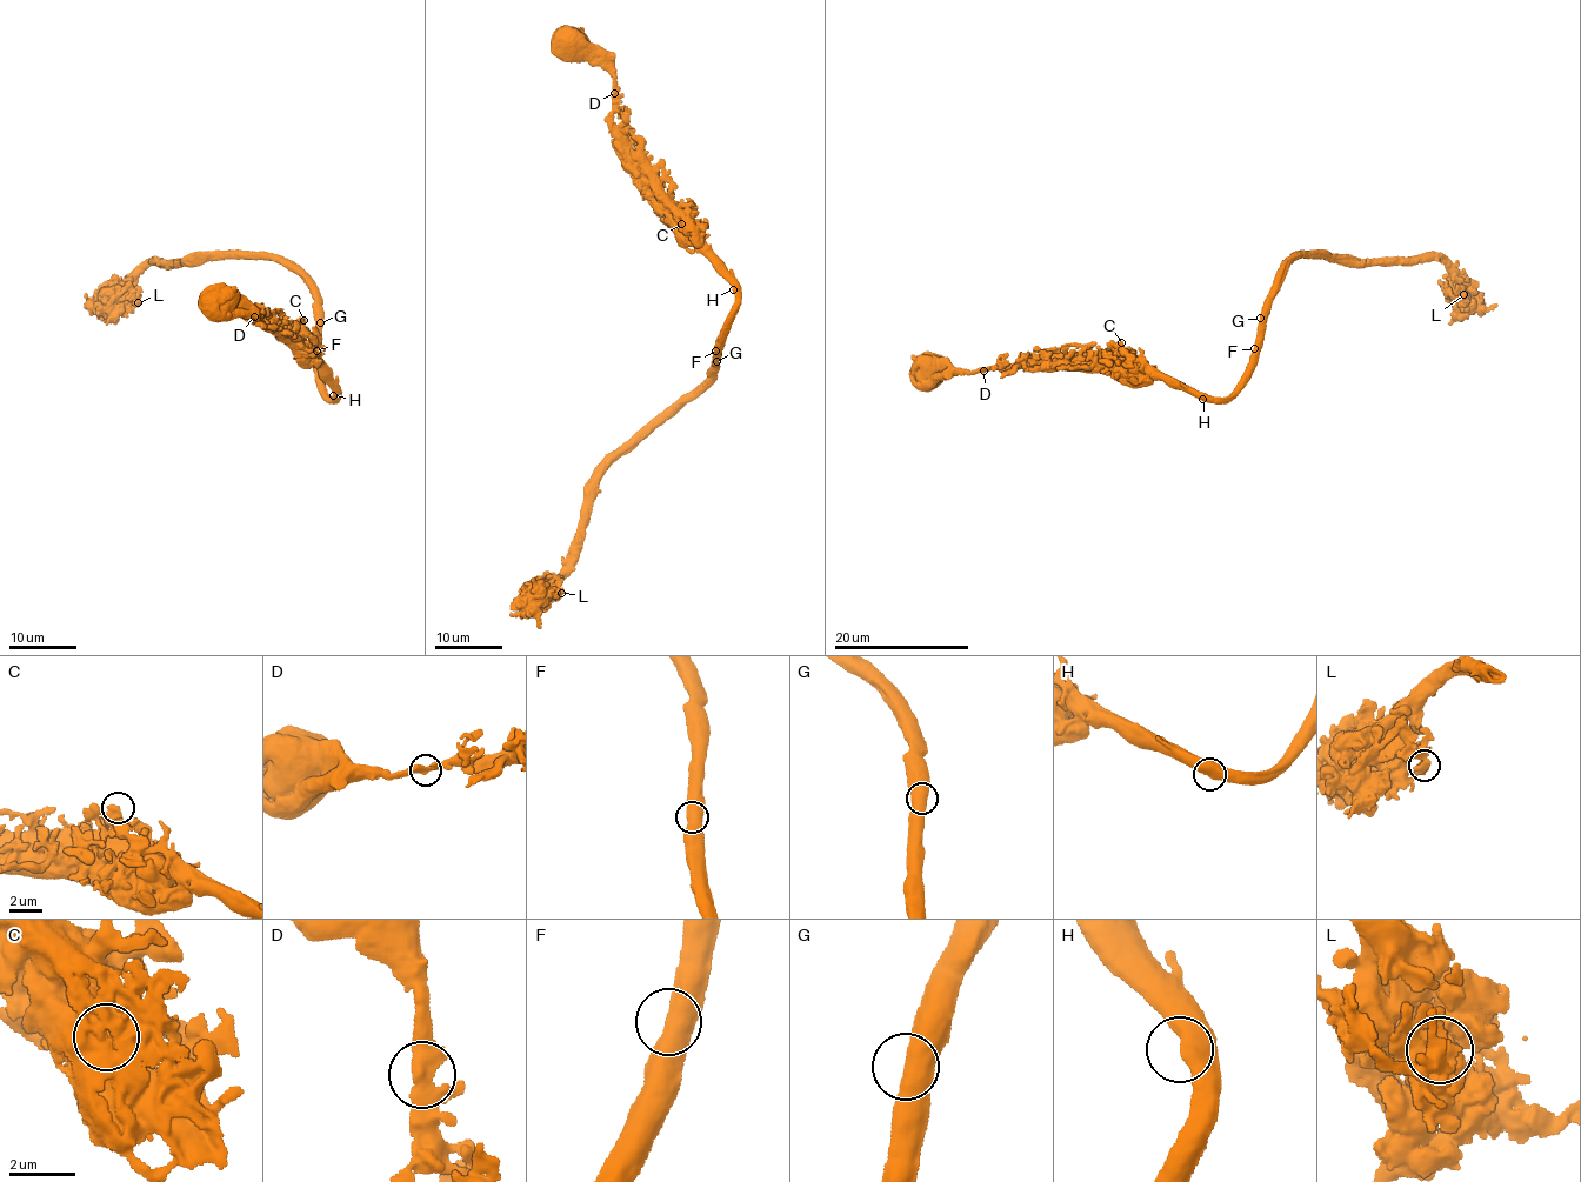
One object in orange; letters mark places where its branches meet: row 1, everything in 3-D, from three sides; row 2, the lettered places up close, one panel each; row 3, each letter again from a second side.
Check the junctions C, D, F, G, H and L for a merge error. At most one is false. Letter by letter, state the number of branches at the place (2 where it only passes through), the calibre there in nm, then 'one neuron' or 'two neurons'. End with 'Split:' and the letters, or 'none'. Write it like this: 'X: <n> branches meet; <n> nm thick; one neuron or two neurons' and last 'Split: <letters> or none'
C: 2 branches meet; 440 nm thick; one neuron
D: 3 branches meet; 400 nm thick; one neuron
F: 2 branches meet; 550 nm thick; one neuron
G: 2 branches meet; 550 nm thick; one neuron
H: 2 branches meet; 500 nm thick; one neuron
L: 2 branches meet; 360 nm thick; one neuron
Split: none

